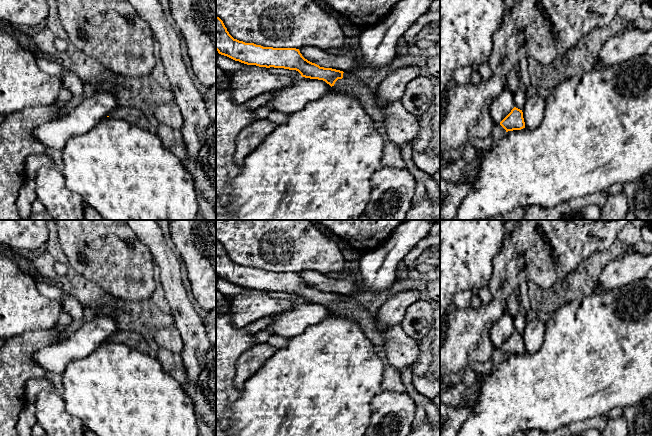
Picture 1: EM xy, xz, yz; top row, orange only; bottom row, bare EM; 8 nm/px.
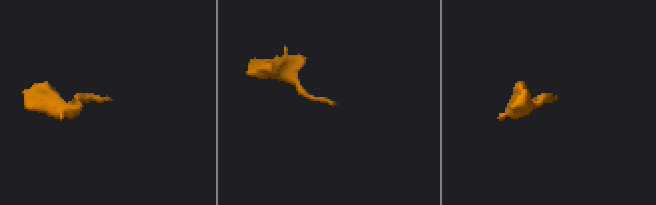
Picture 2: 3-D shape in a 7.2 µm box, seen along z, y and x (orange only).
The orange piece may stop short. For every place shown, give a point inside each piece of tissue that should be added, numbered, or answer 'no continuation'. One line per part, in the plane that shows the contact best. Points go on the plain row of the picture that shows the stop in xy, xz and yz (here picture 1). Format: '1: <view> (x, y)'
1: xz (349, 308)

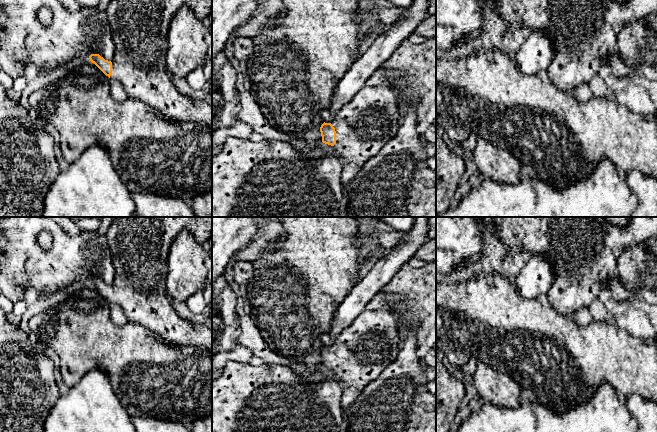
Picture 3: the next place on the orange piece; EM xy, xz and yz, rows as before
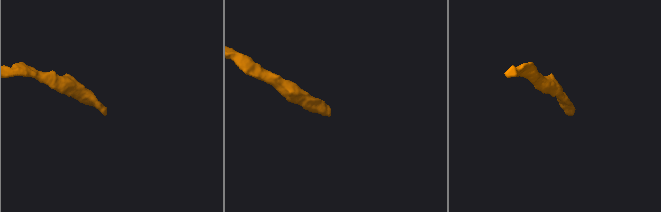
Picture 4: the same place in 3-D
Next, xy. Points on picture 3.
1: xy (139, 246)

